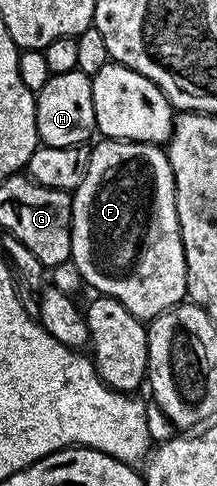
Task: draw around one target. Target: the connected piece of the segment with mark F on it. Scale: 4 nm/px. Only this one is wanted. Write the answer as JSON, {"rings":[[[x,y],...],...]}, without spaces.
{"rings":[[[126,139],[99,140],[100,144],[91,148],[88,156],[88,168],[84,179],[77,185],[72,195],[72,262],[77,266],[83,282],[93,287],[93,292],[108,295],[111,299],[117,299],[134,318],[141,321],[151,321],[163,311],[170,310],[178,303],[185,302],[188,294],[188,278],[186,277],[186,257],[182,249],[182,237],[178,225],[178,213],[176,212],[176,190],[174,189],[174,173],[170,169],[167,150],[163,146],[154,143],[129,143]]]}

